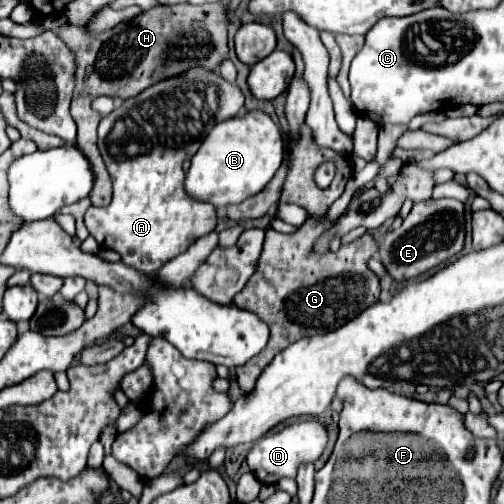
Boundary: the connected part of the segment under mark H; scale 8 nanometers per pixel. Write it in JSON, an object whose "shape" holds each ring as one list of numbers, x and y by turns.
{"shape":[[179,3,173,7,157,5,133,21,121,23,97,35,89,35,85,27,75,27,71,23,63,23,57,29,57,37,75,55,75,91,71,115,77,123,77,145,87,153,95,171,95,187,89,193,93,205,109,205,111,181,97,149,97,125,101,115,91,109,91,101,99,95,121,99,133,97,141,93,141,89,147,89,149,85,183,73,195,65,207,69,219,67,221,59,227,55,227,23,229,13,223,3]]}

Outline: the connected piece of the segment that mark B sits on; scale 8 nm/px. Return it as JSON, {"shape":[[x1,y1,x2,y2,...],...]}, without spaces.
{"shape":[[249,111,243,117,233,117,217,123,213,131,203,139,199,151,191,159,191,167,185,179,189,195,201,201,209,201,215,207,241,203,251,195,257,195,275,175,283,161,283,135,273,119,263,111]]}

